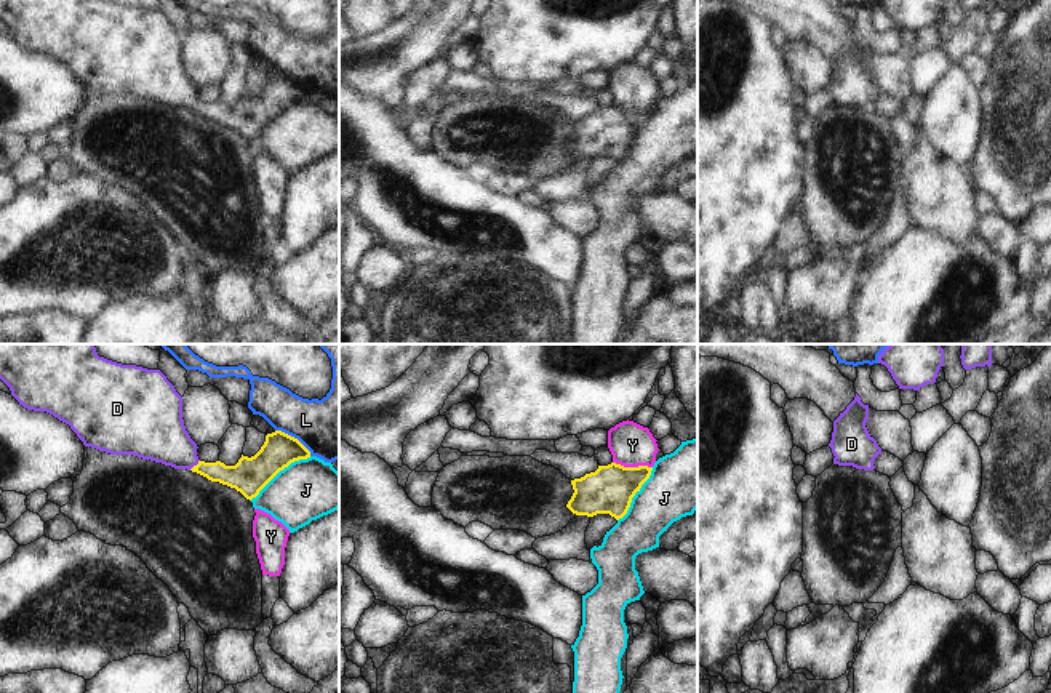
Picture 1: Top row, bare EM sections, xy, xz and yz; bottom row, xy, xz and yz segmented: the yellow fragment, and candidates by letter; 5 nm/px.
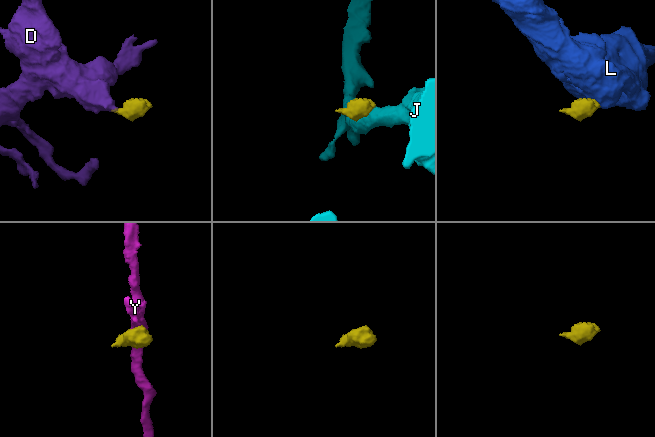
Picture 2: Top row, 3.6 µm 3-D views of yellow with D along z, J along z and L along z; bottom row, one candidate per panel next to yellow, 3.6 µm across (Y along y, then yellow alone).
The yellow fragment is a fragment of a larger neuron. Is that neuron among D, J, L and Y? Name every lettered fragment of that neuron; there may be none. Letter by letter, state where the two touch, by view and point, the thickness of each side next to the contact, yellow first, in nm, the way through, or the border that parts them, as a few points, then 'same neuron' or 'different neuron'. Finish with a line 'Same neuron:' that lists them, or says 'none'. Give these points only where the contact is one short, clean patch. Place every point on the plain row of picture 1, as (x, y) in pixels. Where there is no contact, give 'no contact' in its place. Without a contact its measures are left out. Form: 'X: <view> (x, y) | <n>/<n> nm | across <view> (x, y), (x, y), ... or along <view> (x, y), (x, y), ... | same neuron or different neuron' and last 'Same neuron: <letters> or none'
D: xy (194, 108) | 140/280 nm | across xy (242, 117), (227, 117), (194, 108), (157, 74) | same neuron
J: xy (280, 111) | 180/300 nm | different neuron
L: xy (293, 79) | 170/320 nm | along xy (275, 71), (293, 77), (311, 96) | different neuron
Y: xz (632, 109) | 240/220 nm | along xz (613, 103), (623, 108), (651, 109) | different neuron
Same neuron: D

